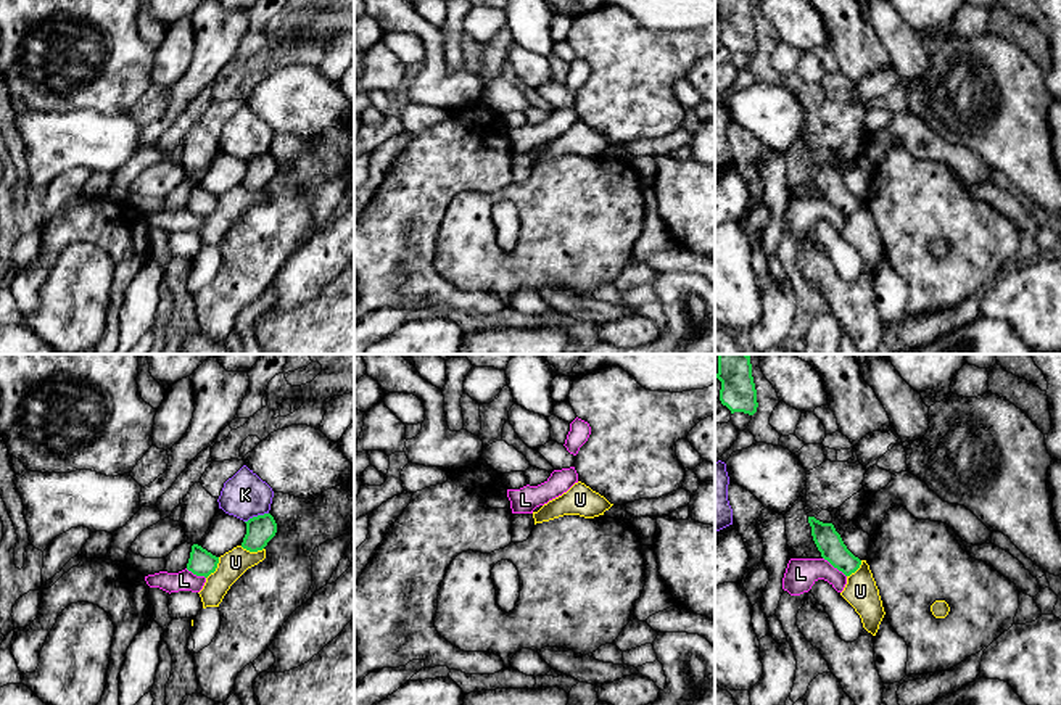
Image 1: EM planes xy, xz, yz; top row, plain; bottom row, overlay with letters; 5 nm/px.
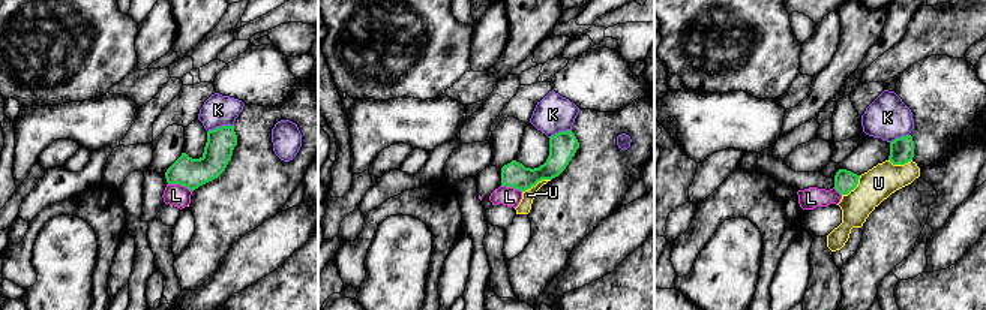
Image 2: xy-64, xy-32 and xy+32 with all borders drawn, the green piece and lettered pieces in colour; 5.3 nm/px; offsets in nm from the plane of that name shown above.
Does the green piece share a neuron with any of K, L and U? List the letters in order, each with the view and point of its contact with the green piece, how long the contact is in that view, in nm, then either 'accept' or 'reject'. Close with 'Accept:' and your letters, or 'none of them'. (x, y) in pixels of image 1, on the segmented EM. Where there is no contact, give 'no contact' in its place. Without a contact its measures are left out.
K: xy (258, 515) | 130 nm | reject
L: yz (834, 567) | 160 nm | reject
U: xy (251, 551) | 120 nm | reject
Accept: none of them

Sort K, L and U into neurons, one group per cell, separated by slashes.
K / L / U

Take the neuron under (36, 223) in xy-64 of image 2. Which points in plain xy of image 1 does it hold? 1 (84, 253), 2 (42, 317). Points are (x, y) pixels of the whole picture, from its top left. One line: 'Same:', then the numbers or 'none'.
Same: none

